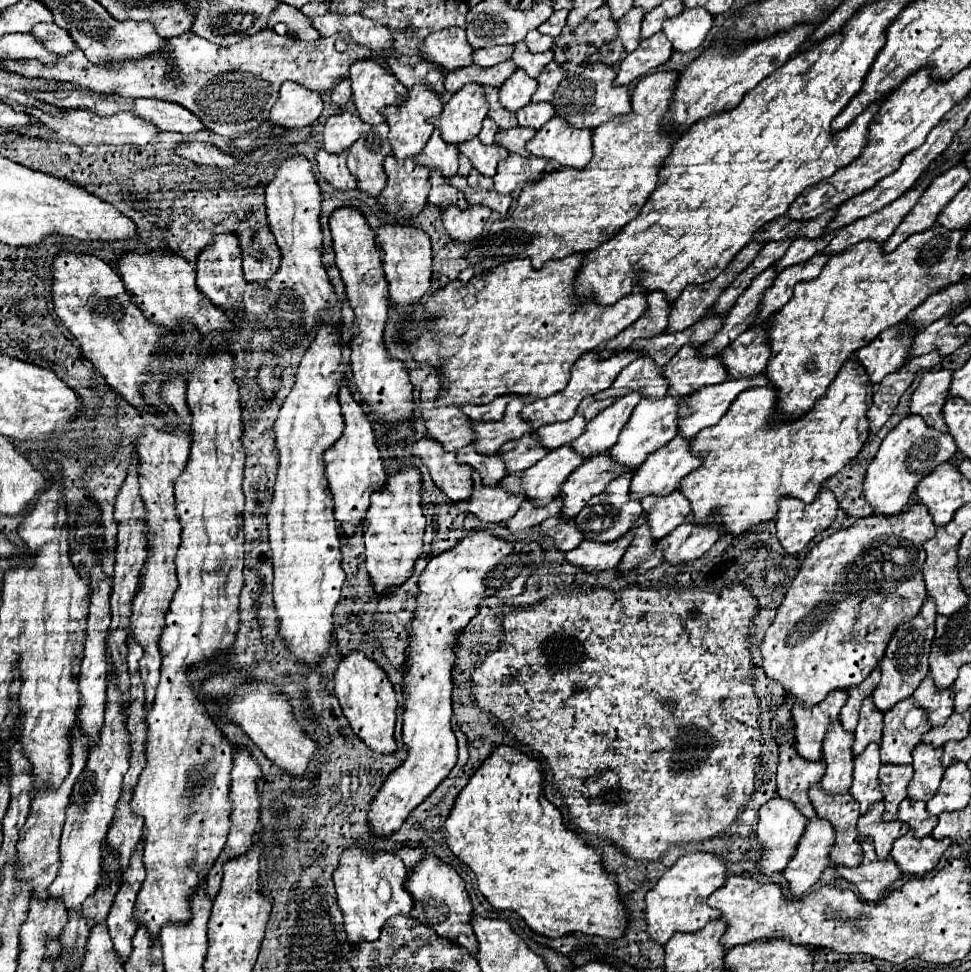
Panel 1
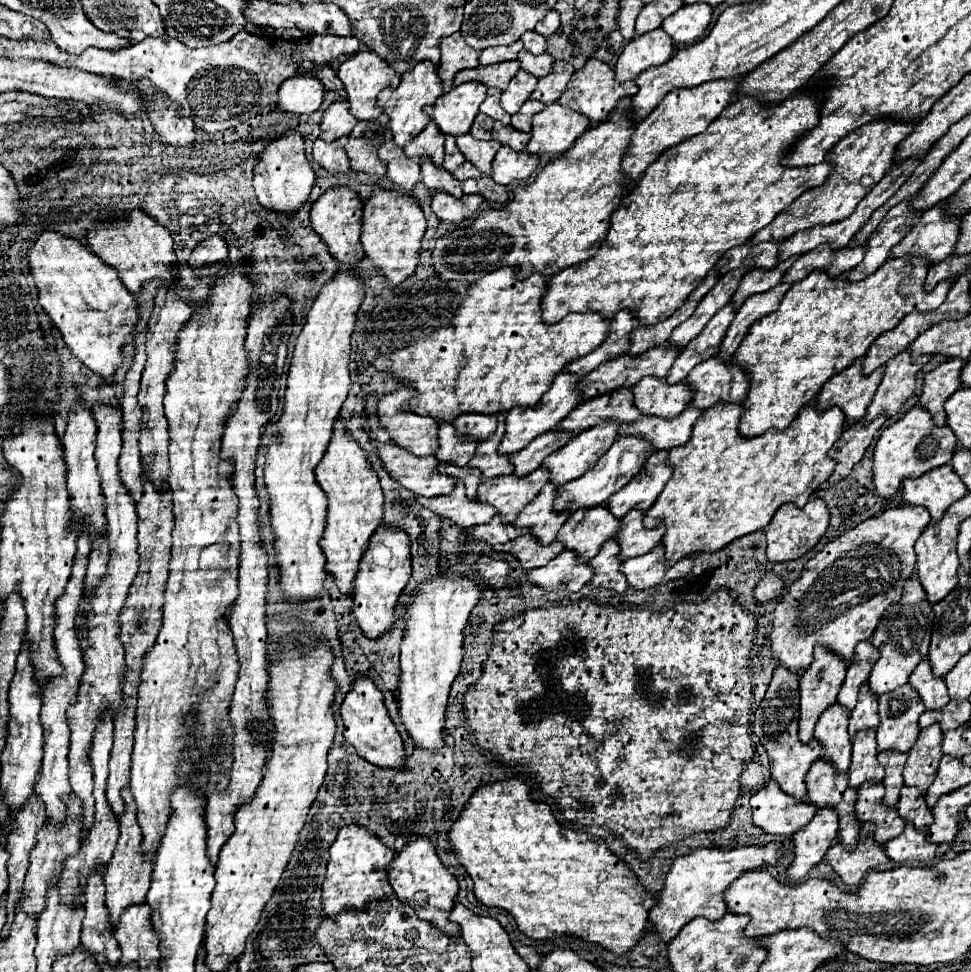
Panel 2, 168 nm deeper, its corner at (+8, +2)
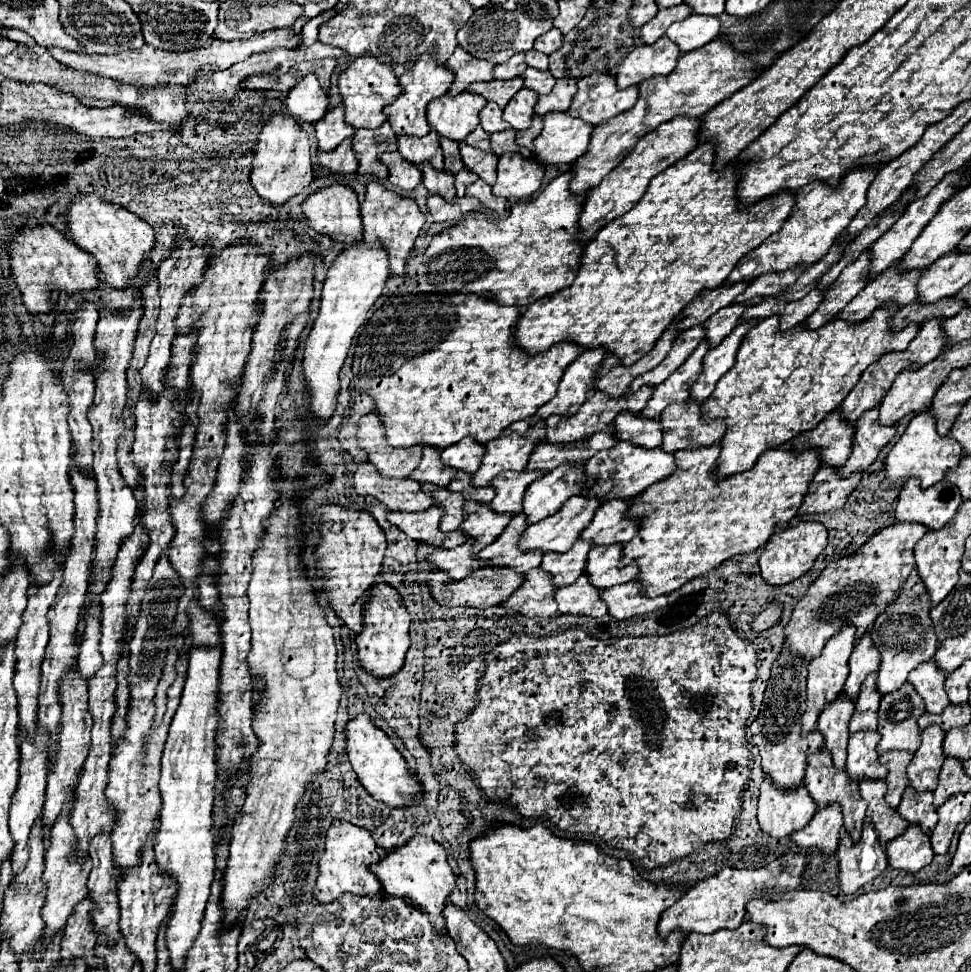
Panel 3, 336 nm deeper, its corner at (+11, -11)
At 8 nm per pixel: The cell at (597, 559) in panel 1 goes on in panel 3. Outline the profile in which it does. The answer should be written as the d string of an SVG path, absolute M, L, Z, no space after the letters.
M534 568L524 574L522 586L502 602L502 606L516 610L522 616L554 616L554 592L556 588L550 584L550 576L540 568Z

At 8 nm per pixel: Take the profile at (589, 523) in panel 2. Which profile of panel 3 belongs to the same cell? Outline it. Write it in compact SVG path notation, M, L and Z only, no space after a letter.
M578 540L572 544L572 548L564 554L556 554L556 552L546 552L542 558L540 568L552 576L552 584L556 588L568 586L574 580L578 580L578 576L582 574L582 564L586 564L586 552L590 550L592 544L586 544L584 540Z

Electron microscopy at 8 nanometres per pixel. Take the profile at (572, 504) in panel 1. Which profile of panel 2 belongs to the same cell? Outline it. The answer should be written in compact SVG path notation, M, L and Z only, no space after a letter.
M547 483L541 489L541 493L537 495L537 499L533 503L529 503L529 507L525 507L525 511L521 511L521 515L517 515L517 519L513 521L519 527L531 527L531 533L545 545L555 541L557 531L571 515L569 511L555 511L553 509L557 491L559 491L557 485Z

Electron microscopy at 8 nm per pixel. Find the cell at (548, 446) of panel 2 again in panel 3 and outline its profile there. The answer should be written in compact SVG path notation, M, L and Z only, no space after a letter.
M500 472L490 484L496 490L490 508L498 514L516 516L522 512L522 496L530 482L538 480L538 472Z

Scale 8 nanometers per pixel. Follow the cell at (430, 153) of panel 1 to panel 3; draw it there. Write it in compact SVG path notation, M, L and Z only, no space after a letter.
M434 128L422 138L400 134L398 150L406 160L410 160L414 164L422 164L428 160L434 168L442 170L442 148L440 148L440 140L438 140L438 134L434 132Z

